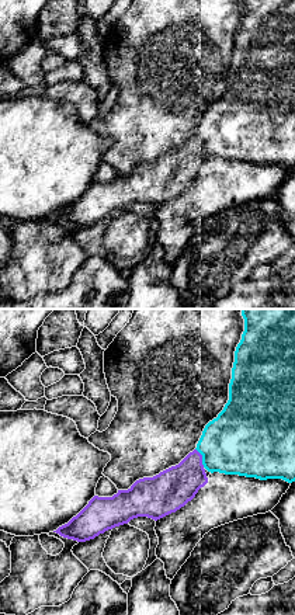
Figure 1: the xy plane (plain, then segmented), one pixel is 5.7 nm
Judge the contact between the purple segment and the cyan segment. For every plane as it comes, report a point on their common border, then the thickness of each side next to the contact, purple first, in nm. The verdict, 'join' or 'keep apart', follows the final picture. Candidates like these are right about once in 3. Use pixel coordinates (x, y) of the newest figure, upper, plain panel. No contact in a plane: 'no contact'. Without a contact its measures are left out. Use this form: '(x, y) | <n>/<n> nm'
(201, 143) | 240/380 nm

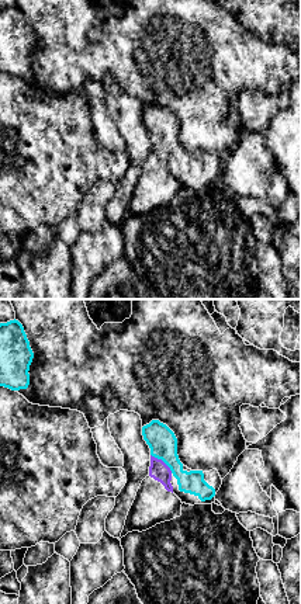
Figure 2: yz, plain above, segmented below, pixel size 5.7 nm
(162, 146) | 110/160 nm

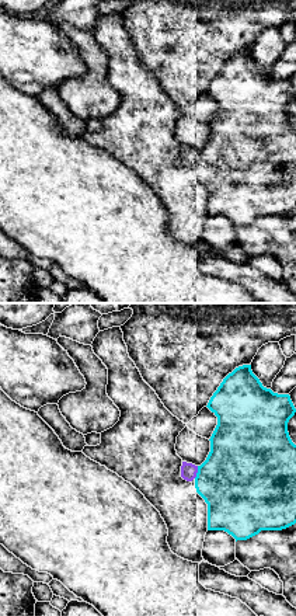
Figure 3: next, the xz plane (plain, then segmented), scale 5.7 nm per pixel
(197, 157) | 100/460 nm

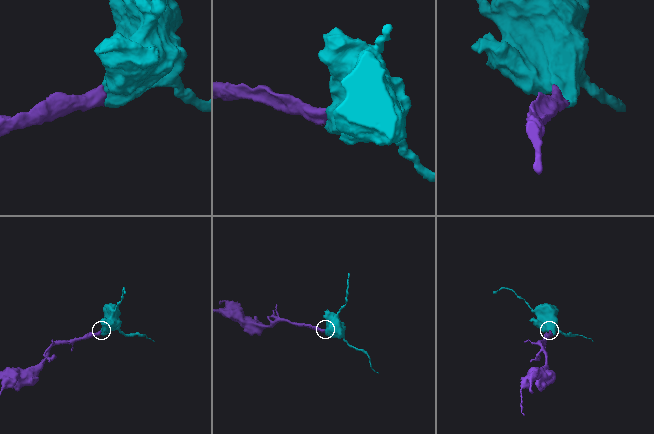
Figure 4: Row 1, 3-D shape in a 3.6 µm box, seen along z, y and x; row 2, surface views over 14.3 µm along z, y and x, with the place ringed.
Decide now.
join

